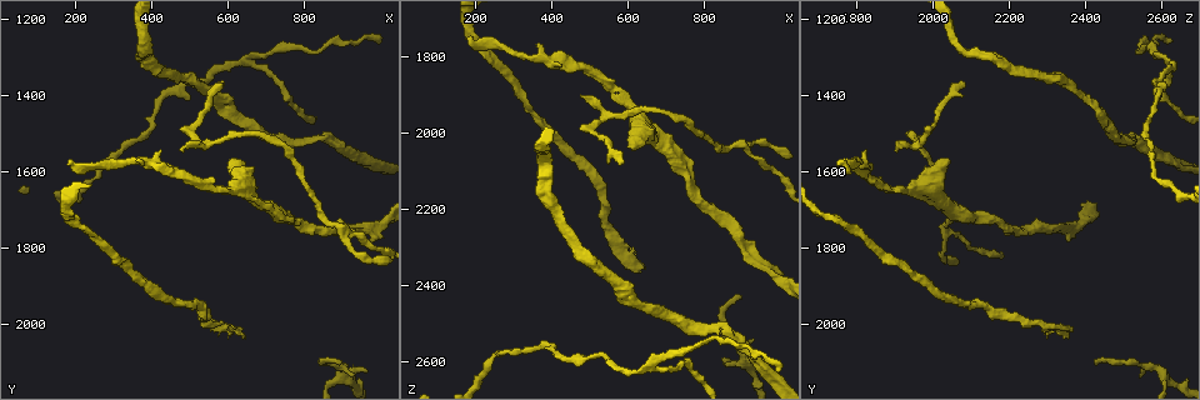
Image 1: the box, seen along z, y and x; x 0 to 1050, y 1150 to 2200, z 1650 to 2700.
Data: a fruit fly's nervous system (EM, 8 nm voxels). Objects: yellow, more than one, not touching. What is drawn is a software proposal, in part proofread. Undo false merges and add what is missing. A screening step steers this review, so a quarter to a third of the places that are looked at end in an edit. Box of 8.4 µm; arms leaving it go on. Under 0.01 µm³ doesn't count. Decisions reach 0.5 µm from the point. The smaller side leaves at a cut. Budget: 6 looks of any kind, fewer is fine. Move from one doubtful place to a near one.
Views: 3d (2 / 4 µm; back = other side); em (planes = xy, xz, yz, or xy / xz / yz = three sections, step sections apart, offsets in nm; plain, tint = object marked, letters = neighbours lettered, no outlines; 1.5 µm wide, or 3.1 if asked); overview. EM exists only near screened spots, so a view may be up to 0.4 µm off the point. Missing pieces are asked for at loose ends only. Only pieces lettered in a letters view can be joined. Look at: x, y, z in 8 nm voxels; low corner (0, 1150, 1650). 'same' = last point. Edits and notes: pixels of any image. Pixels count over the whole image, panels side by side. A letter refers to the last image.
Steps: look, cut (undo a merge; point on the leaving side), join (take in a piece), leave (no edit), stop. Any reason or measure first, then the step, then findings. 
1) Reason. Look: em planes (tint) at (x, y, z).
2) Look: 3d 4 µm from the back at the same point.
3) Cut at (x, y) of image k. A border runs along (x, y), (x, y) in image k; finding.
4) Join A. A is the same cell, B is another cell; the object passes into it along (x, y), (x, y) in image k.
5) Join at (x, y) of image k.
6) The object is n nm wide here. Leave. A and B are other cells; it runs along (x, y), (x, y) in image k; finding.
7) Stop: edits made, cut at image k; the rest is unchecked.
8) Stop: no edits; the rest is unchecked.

Tapers out. Look: em planes (letters) at (175, 1575, 1745).

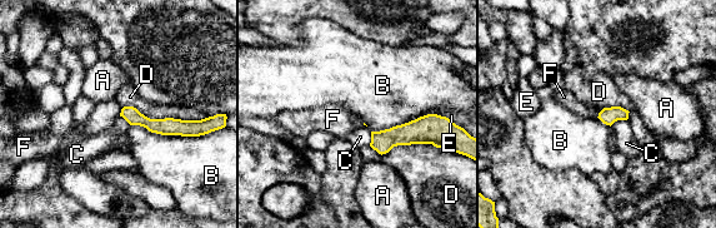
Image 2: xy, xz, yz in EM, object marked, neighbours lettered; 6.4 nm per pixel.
Leave. A, B, C, D, E and F are other cells; it runs along (124, 112), (188, 133) in image 2; none of them fits.

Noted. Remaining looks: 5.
An open end. Look: 3d 4 µm at (575, 1375, 2080).

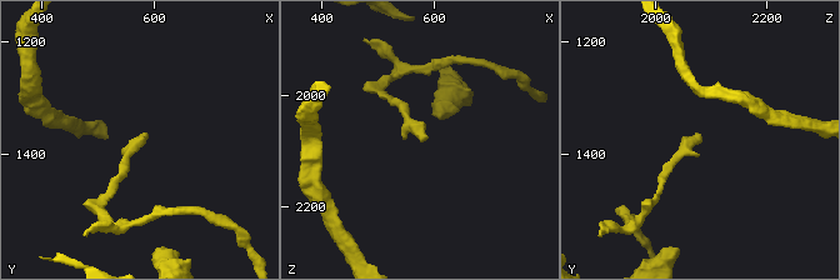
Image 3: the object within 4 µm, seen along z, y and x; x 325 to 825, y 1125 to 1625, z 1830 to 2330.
Now the EM. Look: em xz step 8 (plain) at (575, 1370, 2085).

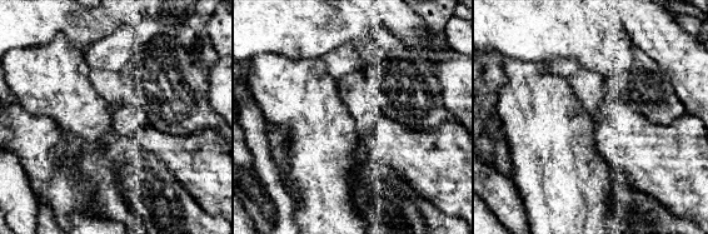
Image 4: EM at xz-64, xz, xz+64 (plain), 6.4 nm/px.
See the neighbours. Look: em xz step 8 (letters) at the same point.

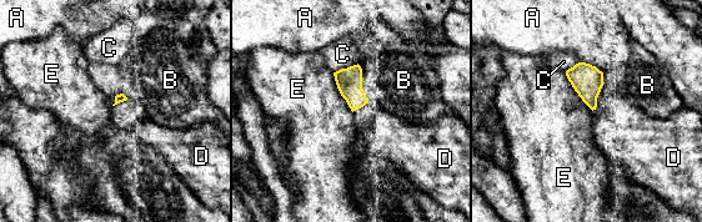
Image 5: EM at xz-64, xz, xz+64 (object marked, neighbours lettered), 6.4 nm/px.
Join B. B is the same cell, A, C, D and E are other cells; it goes on there.

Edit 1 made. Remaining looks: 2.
Tapers out. Look: 3d 2 µm from the back at (650, 2035, 2355).

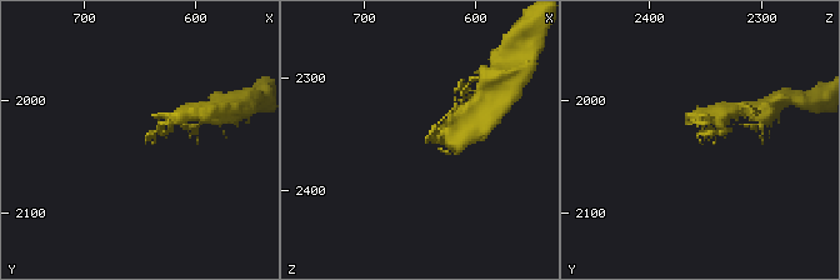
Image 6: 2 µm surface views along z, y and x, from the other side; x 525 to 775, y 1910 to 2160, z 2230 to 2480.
Need the tissue. Look: em planes (letters) at (644, 2030, 2356).

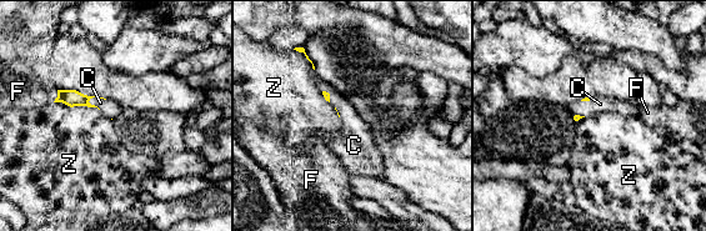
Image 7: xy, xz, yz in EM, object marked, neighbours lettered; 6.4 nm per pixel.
Join C. C is the same cell, F and Z are other cells; the neuron continues.

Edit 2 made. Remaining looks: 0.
Stop: edits made, join at image 5, join at image 7; the rest is unchecked.

